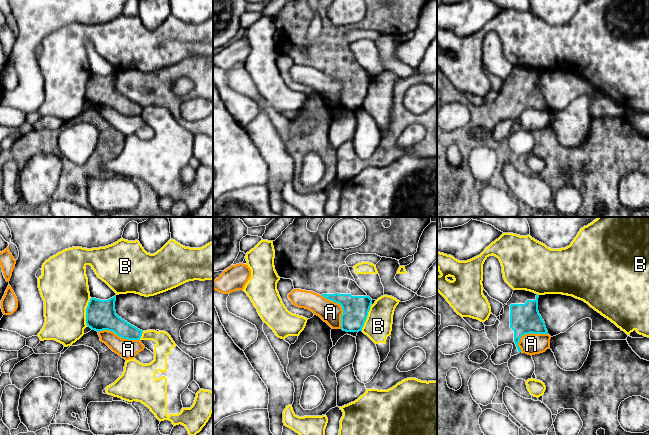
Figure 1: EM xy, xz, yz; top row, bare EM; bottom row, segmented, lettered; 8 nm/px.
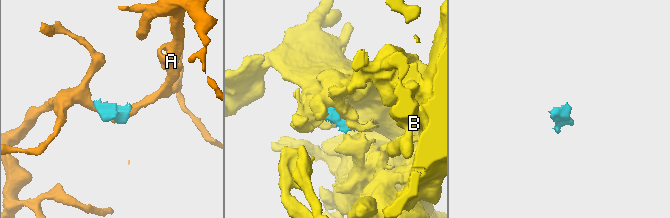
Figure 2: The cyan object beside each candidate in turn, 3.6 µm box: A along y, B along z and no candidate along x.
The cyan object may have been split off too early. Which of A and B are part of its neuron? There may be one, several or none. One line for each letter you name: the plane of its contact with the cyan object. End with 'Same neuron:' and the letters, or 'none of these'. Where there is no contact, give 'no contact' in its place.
Same neuron: none of these

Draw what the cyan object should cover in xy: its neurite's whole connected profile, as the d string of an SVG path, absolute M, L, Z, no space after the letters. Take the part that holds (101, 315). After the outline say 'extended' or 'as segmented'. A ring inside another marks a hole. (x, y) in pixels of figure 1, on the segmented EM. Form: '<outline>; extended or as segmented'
M116 296L108 300L91 298L86 308L86 324L97 332L108 330L128 340L140 340L143 331L116 314Z; as segmented

